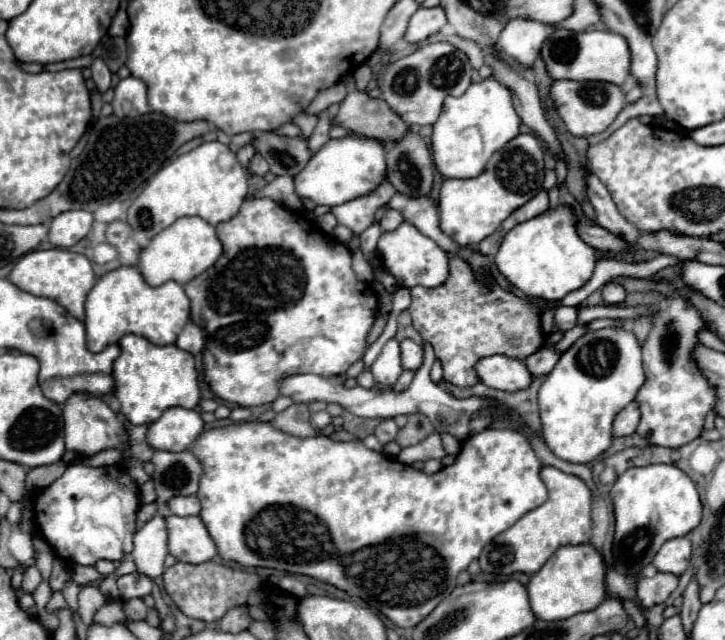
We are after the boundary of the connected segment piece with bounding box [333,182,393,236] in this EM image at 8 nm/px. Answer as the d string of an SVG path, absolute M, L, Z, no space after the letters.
M385 182L369 196L345 202L341 206L333 206L333 212L339 208L337 218L347 218L347 228L353 230L355 236L359 236L373 224L377 208L381 208L389 202L391 192L393 192L393 186L389 182Z

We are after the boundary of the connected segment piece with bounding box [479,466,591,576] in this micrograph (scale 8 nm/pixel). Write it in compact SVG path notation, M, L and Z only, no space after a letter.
M553 466L541 468L541 480L547 486L549 500L521 516L511 528L497 534L493 542L483 548L479 556L483 572L503 576L509 576L513 572L535 574L559 546L583 544L591 540L591 490L587 484L581 478L565 474Z

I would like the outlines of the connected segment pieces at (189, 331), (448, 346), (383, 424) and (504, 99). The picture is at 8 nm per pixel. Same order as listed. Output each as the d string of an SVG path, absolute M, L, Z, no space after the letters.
M187 320L187 324L183 326L177 342L175 342L179 348L191 352L191 354L199 354L203 348L205 348L205 334L203 334L203 328L197 326L193 320Z
M451 258L449 278L445 284L441 284L437 288L413 286L411 296L413 296L413 300L409 306L409 314L413 318L413 326L423 336L423 340L435 348L435 354L443 364L443 382L447 382L447 384L453 384L459 388L475 386L479 382L479 378L477 378L477 372L473 370L473 366L481 358L493 356L493 354L503 354L503 356L511 356L517 360L525 360L531 354L539 352L545 344L545 332L541 328L541 310L549 302L541 300L541 298L523 300L523 298L515 296L513 292L503 290L493 278L477 280L473 274L473 268L463 258Z
M385 418L385 420L381 420L379 426L375 428L375 436L377 436L377 440L379 440L381 444L391 442L391 440L395 438L397 432L399 432L399 426L395 424L393 418Z
M495 78L471 84L463 96L445 98L443 112L433 124L435 166L445 178L473 178L505 142L521 134L519 128L521 118L513 108L513 96L507 86Z

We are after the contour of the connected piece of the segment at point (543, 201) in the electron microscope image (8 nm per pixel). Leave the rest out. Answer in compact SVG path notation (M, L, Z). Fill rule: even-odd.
M539 190L537 196L533 196L525 206L517 208L517 210L515 210L515 212L501 224L499 232L509 232L513 226L517 226L517 224L521 224L521 222L525 222L525 220L529 220L529 218L533 218L533 216L545 212L547 208L549 208L549 196L547 196L547 190Z

